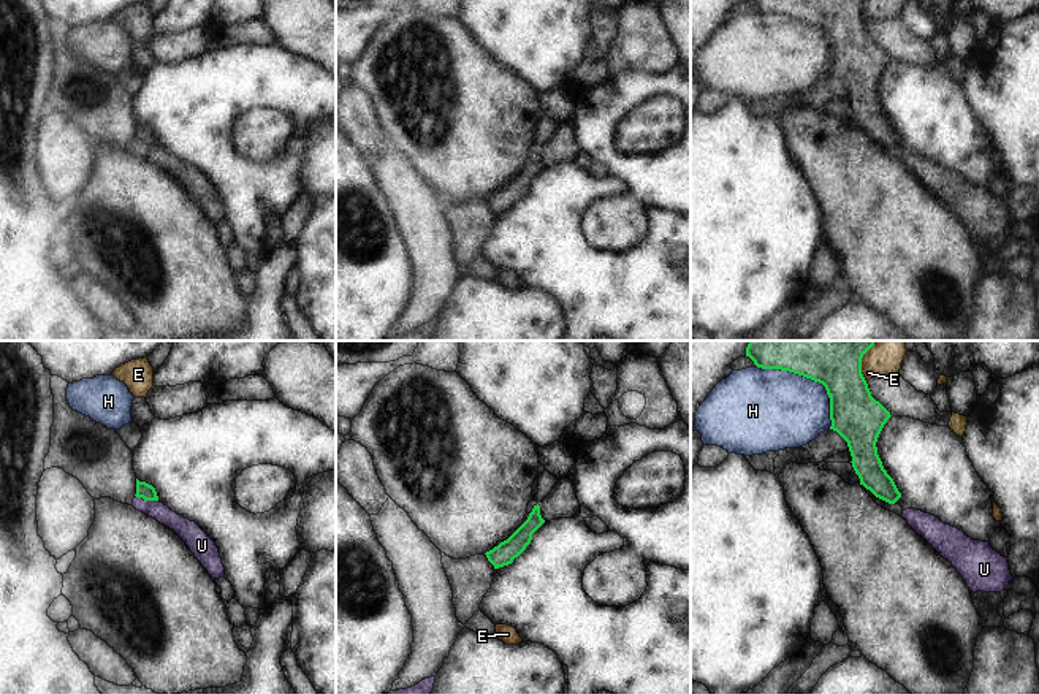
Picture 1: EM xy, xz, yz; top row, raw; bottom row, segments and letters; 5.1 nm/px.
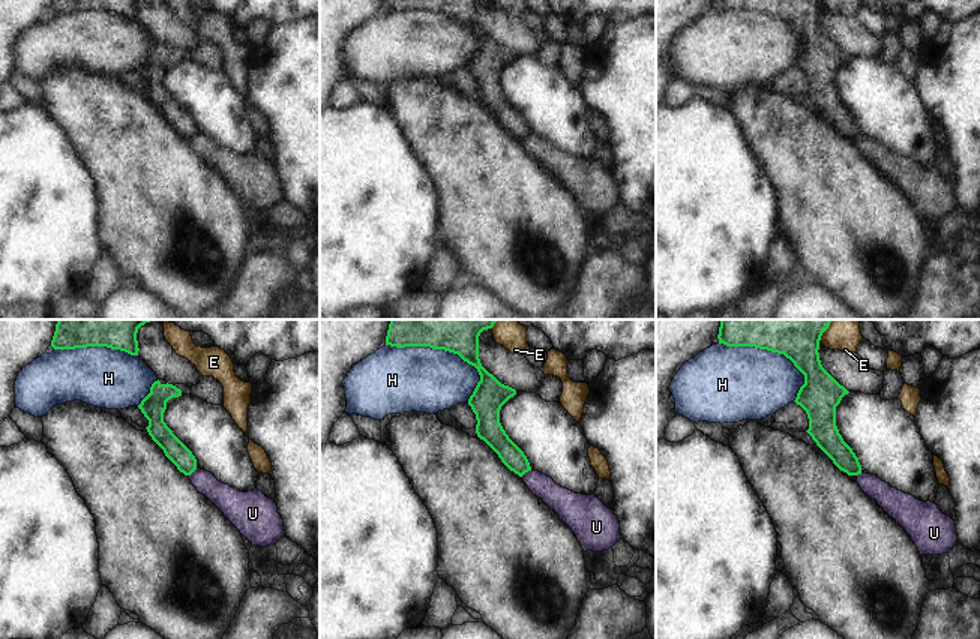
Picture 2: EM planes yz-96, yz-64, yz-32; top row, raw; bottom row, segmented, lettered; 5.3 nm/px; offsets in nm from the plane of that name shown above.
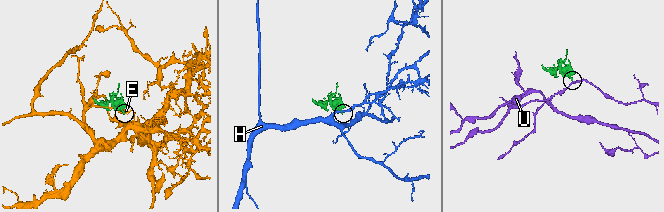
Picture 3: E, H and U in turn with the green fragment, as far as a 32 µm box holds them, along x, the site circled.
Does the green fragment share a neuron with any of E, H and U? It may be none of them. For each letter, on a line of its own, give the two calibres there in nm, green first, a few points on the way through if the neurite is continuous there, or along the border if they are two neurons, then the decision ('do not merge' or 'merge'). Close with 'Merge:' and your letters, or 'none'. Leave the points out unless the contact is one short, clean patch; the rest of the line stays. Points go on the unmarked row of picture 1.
E: 260/110 nm | do not merge
H: 220/400 nm | do not merge
U: 80/100 nm | along xy (135, 140), (157, 146) | do not merge
Merge: none

